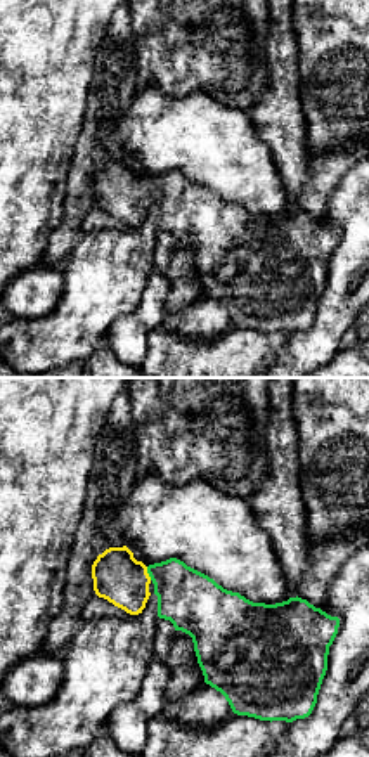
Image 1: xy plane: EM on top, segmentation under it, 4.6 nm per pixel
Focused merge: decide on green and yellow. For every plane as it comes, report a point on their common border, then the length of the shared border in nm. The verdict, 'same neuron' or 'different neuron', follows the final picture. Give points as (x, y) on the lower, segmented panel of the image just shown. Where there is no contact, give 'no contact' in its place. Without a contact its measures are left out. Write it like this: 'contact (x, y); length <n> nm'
contact (148, 572); length 70 nm

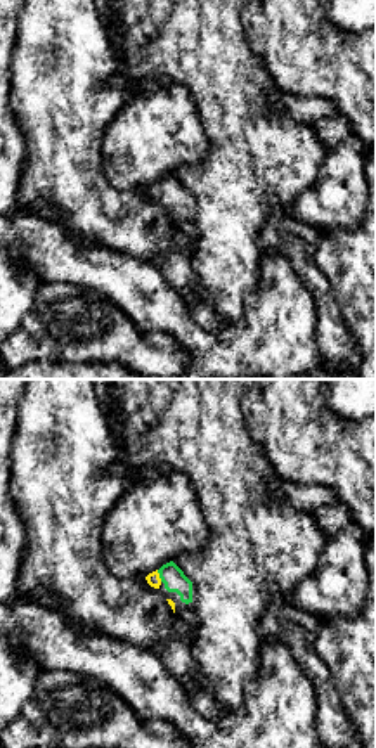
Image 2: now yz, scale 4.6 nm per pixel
contact (160, 575); length 60 nm

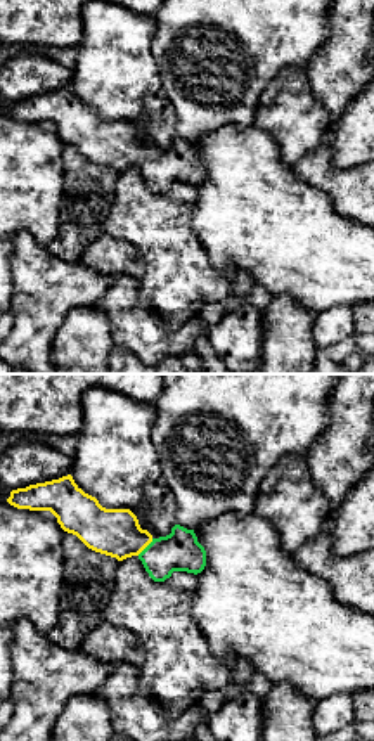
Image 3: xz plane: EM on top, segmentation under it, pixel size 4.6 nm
contact (146, 547); length 110 nm

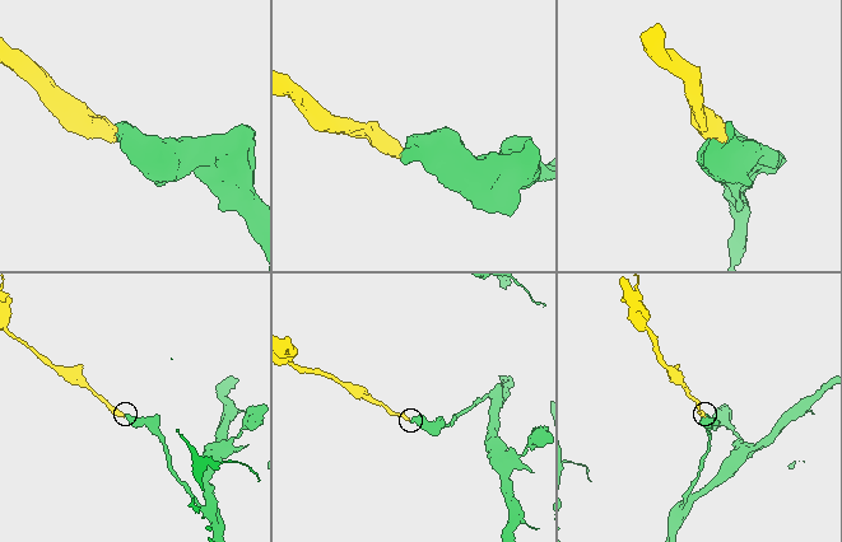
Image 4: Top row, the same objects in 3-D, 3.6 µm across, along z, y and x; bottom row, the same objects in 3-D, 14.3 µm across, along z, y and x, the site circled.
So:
same neuron

